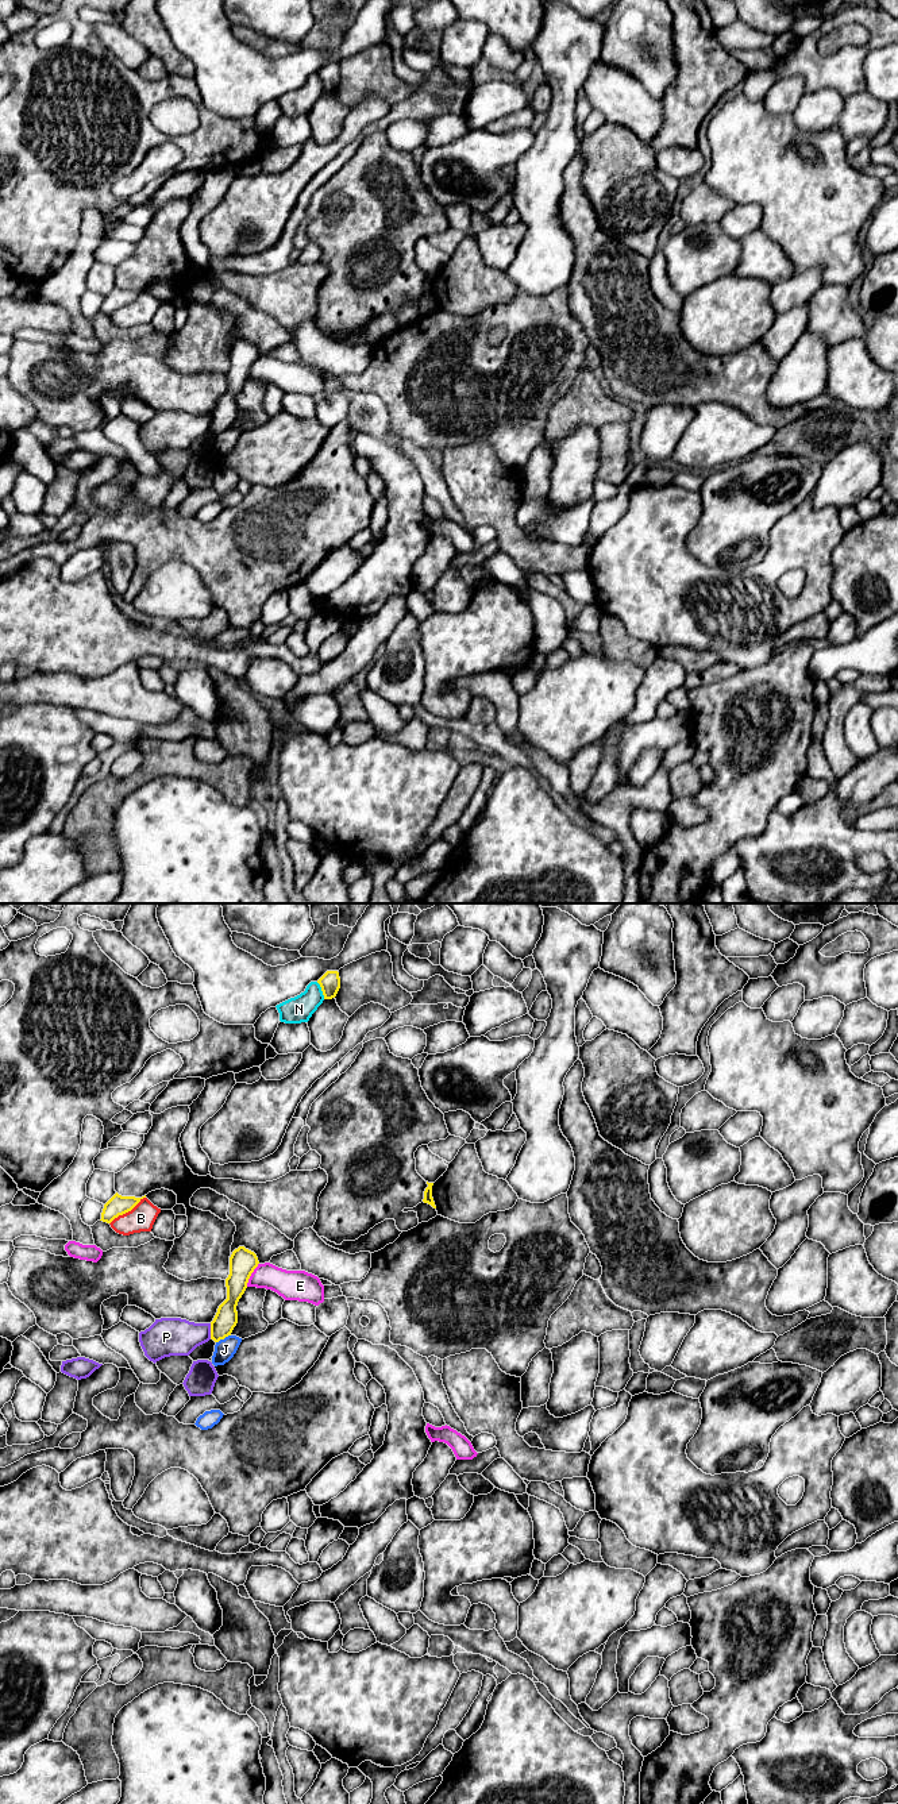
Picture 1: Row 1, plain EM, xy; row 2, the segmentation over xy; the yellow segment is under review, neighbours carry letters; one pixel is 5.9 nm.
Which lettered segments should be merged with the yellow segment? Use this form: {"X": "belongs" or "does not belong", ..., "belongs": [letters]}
{"B": "does not belong", "E": "does not belong", "J": "does not belong", "N": "does not belong", "P": "does not belong", "belongs": []}

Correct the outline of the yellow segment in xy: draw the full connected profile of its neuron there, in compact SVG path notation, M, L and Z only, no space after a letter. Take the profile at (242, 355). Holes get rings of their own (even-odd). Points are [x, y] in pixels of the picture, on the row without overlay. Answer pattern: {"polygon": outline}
{"polygon": "M239 339L230 350L230 367L226 371L227 392L219 398L211 415L211 432L219 435L231 428L238 416L236 398L247 381L248 371L259 354L254 344Z"}

